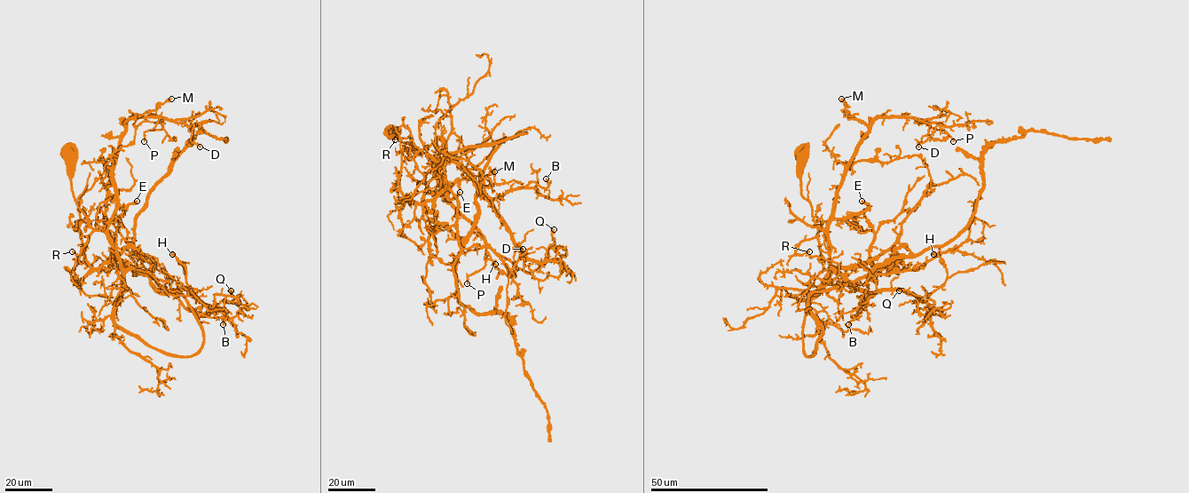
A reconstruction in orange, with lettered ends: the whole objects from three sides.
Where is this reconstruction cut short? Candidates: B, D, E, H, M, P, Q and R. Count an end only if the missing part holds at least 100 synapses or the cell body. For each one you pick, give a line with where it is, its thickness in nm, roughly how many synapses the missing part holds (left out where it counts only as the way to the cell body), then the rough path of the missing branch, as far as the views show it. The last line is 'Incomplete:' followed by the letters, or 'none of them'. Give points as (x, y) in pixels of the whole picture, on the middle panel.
E: place (460, 192); calibre 360 nm; 170 synapses; course (460, 192), (470, 178), (496, 161), (513, 140), (558, 124), (552, 124)
Incomplete: E

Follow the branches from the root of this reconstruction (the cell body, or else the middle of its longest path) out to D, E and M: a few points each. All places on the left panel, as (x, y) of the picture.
D: (68, 154), (74, 200), (104, 230), (130, 118), (193, 124), (200, 147)
E: (68, 154), (74, 200), (92, 227), (104, 230), (137, 201)
M: (68, 154), (74, 200), (88, 224), (104, 230), (115, 209), (114, 162), (125, 123), (171, 99)

